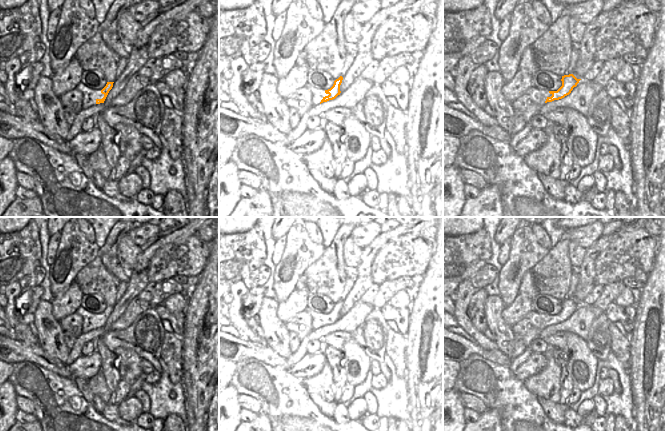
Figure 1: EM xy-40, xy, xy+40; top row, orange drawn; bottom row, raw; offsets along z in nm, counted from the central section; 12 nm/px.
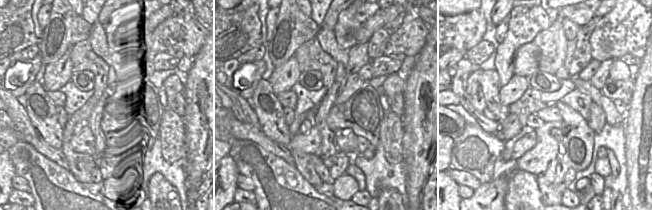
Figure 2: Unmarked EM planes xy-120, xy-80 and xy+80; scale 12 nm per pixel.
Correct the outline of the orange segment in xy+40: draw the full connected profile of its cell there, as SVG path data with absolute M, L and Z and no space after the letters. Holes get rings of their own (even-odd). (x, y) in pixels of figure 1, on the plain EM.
M537 294L532 297L533 311L548 315L552 320L547 321L545 327L559 324L569 319L581 303L573 298L558 300L550 295Z

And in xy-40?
M87 294L82 296L81 307L93 314L101 315L104 321L96 323L96 328L100 328L104 327L114 306L108 306L105 299L99 294Z

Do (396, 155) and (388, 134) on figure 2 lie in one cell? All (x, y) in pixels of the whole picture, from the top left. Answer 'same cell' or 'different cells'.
same cell

